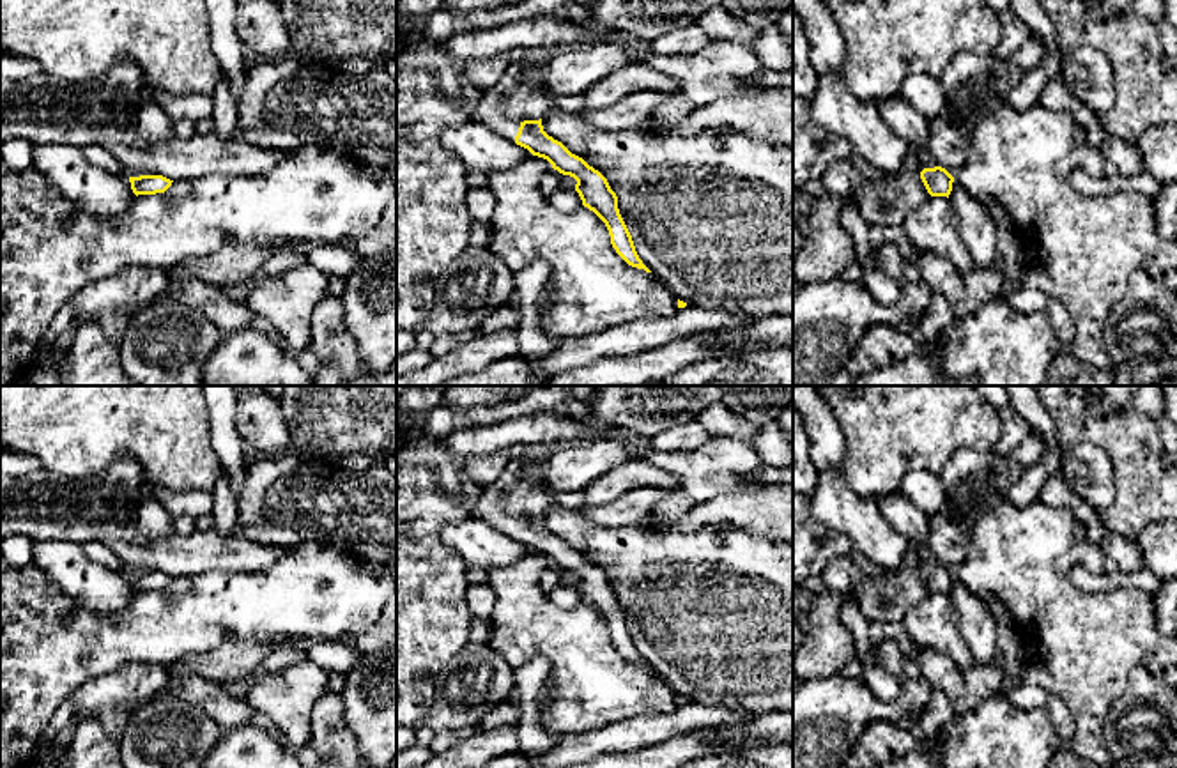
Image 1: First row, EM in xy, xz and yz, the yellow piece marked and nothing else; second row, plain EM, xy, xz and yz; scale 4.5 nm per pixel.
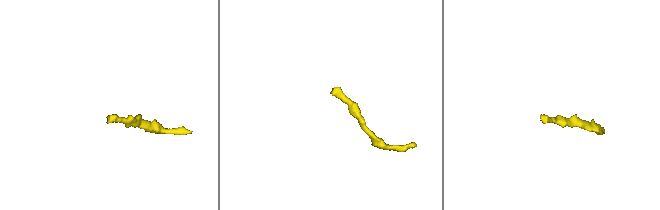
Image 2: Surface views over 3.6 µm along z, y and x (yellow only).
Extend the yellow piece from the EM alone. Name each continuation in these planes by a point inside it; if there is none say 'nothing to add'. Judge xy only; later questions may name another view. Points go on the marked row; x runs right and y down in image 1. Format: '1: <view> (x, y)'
nothing to add

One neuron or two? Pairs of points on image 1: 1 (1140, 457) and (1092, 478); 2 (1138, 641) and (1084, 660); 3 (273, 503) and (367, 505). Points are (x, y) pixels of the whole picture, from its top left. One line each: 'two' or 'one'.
1: two
2: one
3: one

